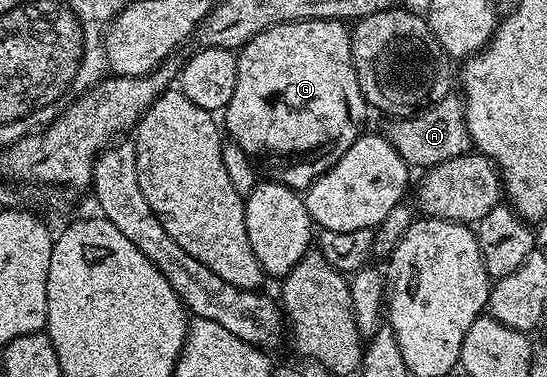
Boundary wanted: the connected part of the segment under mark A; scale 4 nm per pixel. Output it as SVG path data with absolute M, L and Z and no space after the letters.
M451 91L444 99L426 109L419 109L411 117L400 117L389 122L384 136L396 147L406 164L418 171L431 169L461 153L471 152L472 146L466 126L466 107L457 92Z

